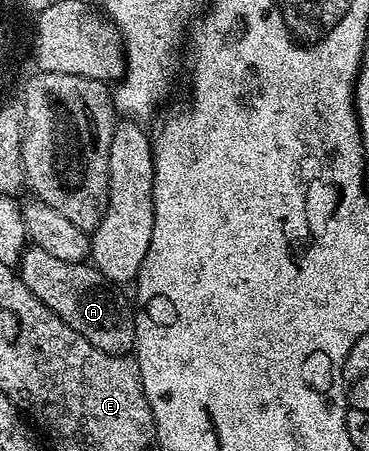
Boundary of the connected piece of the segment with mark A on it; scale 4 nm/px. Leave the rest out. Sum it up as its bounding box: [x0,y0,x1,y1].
[18,247,136,354]

